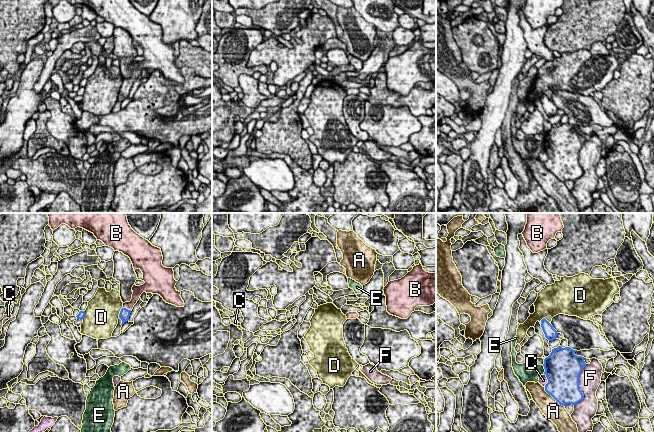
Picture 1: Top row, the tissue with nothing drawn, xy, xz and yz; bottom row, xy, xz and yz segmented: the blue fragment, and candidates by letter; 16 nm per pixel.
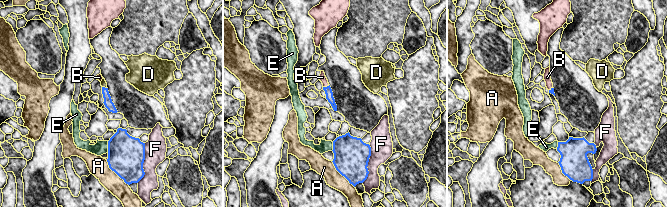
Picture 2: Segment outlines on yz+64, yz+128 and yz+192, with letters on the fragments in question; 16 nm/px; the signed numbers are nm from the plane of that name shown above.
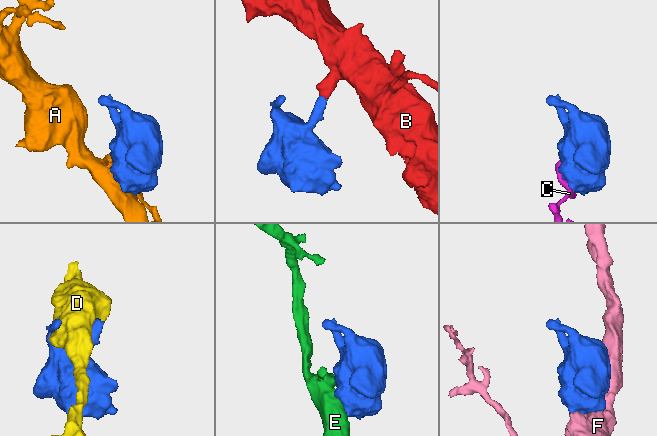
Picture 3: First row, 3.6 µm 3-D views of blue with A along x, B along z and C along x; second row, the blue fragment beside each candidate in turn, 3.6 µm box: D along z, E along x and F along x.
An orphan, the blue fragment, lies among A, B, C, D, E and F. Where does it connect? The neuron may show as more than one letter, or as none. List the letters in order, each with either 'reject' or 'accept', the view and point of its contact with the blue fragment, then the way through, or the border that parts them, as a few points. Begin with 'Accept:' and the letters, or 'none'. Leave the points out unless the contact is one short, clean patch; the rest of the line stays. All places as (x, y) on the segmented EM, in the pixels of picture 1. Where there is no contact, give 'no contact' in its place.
Accept: B
A: reject; meets blue in yz at (553, 397)
B: accept; meets blue in xy at (127, 309); runs through xy (124, 314), (127, 309), (135, 296)
C: reject; meets blue in yz at (548, 380)
D: reject; meets blue in yz at (545, 319)
E: reject; meets blue in yz at (544, 368)
F: reject; meets blue in yz at (579, 386)

